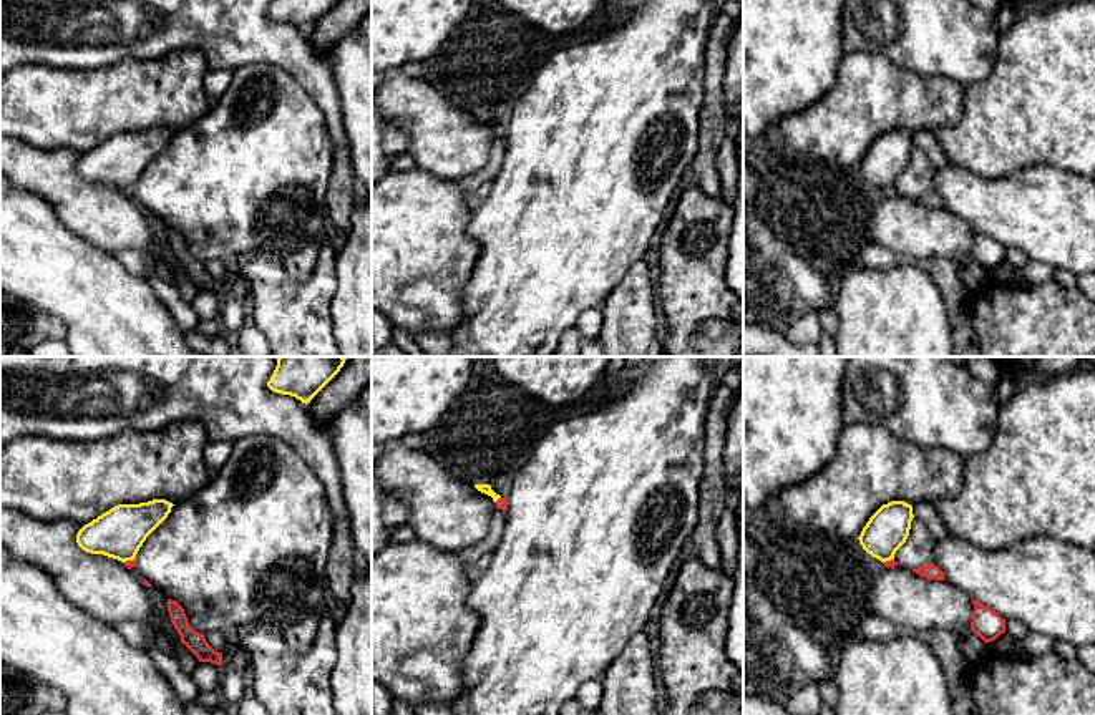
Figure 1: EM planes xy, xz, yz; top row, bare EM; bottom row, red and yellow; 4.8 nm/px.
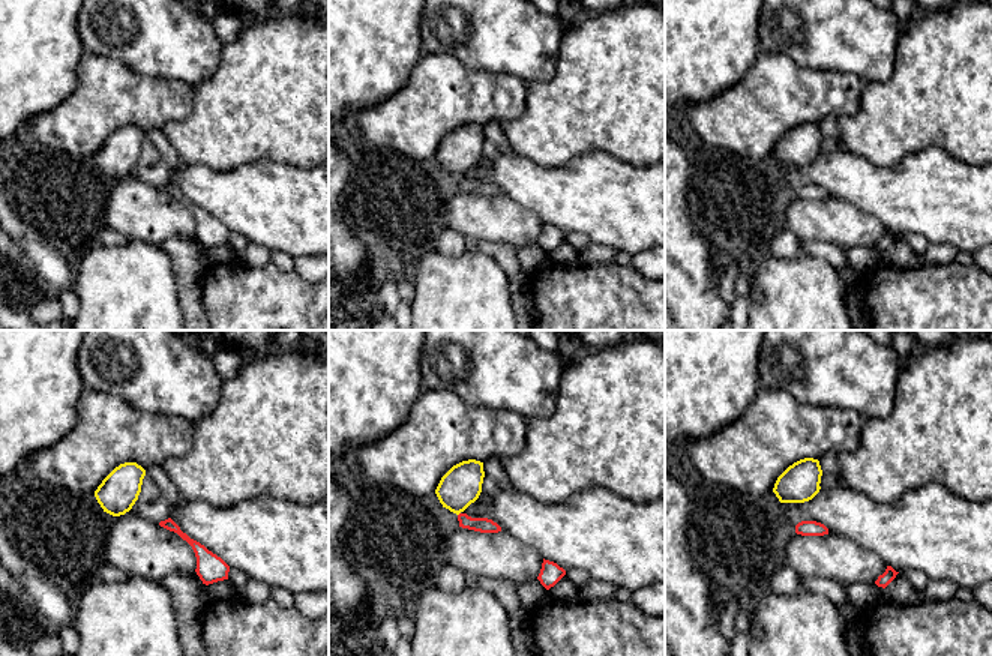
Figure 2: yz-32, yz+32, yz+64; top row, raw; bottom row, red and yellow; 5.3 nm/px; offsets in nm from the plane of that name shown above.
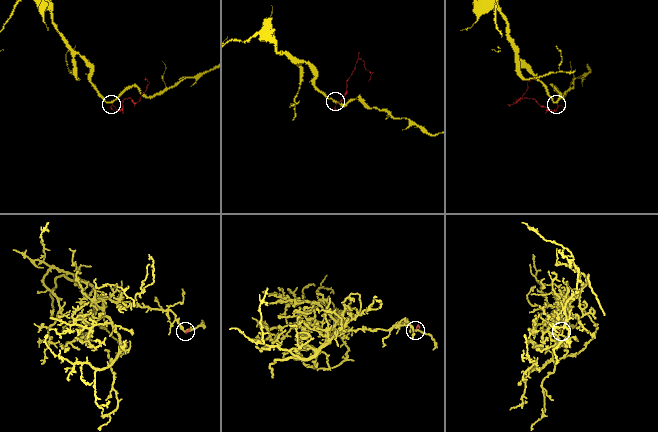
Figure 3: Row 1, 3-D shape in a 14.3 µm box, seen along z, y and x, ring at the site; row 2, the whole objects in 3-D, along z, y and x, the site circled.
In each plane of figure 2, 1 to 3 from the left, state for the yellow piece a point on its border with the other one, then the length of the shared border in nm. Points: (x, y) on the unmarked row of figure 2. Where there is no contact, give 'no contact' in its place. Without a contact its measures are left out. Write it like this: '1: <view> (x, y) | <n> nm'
1: no contact
2: no contact
3: no contact

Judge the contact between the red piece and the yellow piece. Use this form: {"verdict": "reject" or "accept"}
{"verdict": "reject"}

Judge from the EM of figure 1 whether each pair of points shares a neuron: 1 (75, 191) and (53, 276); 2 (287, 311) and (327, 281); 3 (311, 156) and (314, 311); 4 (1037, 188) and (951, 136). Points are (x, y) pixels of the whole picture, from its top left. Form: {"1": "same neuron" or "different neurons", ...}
{"1": "different neurons", "2": "same neuron", "3": "different neurons", "4": "different neurons"}

